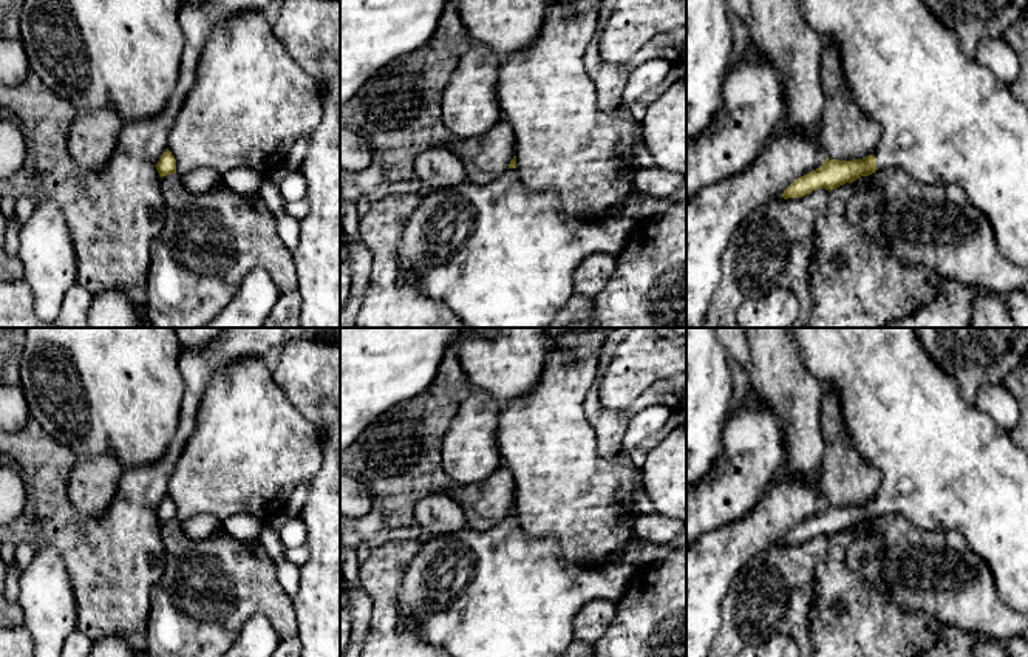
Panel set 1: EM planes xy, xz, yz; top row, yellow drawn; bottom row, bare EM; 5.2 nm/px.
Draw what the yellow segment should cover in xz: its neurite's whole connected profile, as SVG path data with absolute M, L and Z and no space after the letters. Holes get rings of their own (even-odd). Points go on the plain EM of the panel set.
M516 502L509 515L487 530L464 530L420 536L420 550L411 560L394 594L397 629L413 626L422 642L445 649L451 657L561 657L574 643L574 621L592 600L612 600L625 594L637 574L635 564L604 564L587 569L569 564L555 536L532 538L516 519Z

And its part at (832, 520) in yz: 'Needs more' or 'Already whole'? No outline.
Needs more

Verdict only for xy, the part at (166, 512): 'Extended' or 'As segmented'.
As segmented

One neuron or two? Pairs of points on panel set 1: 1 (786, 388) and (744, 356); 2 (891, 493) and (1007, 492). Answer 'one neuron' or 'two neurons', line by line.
1: two neurons
2: one neuron

